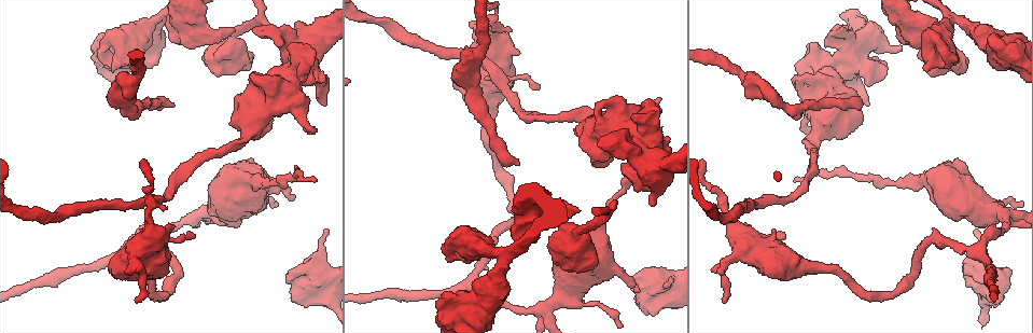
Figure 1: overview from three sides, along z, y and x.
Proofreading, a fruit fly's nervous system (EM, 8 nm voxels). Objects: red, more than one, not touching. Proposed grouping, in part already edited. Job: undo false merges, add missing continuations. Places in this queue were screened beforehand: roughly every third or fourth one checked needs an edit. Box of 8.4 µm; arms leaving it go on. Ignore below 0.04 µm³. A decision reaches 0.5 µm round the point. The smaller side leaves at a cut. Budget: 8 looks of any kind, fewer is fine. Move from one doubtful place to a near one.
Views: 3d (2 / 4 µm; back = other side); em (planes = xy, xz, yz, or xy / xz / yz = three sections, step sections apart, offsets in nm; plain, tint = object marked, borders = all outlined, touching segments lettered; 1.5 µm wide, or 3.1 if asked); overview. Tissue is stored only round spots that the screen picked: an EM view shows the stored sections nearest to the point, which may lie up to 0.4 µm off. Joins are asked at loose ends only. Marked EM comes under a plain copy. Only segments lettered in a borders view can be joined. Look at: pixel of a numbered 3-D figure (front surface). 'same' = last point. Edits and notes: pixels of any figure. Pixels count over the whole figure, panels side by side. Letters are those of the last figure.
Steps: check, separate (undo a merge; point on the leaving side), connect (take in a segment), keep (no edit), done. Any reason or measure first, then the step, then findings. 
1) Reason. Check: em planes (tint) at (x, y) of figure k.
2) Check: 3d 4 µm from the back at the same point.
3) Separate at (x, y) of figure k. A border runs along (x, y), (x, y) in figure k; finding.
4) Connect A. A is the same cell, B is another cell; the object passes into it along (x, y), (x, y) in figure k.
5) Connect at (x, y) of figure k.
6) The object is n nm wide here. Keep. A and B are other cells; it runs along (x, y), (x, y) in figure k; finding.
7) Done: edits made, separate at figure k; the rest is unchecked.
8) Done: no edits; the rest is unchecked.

Branch stops here. Check: em xy step 8 (borders) at (135, 301) of figure 1.

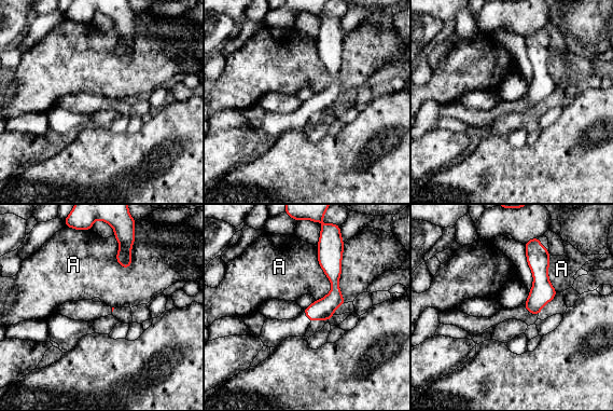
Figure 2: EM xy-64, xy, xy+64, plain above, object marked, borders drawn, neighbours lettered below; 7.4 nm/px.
Check: em planes (borders) at the same point.

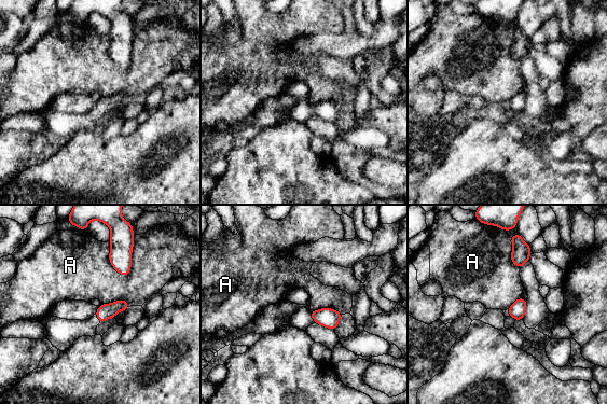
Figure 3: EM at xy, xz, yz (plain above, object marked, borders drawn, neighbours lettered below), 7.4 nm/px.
Keep. A is another cell; a border runs along (109, 244), (110, 264), (126, 276) in figure 3; none of them fits.

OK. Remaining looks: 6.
Check: 3d 4 µm at (254, 75) of figure 1.

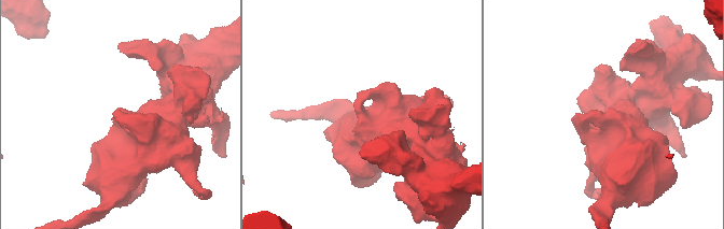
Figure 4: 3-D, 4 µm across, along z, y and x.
Shape alone is not enough. Check: em planes (borders) at (120, 112) of figure 4.

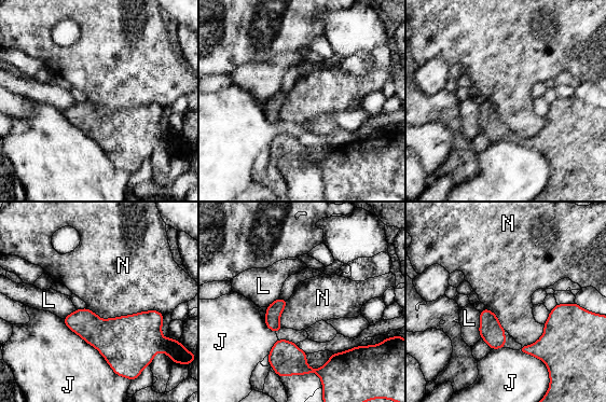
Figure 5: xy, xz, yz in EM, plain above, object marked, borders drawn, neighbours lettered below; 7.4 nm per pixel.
Keep. J, L and N are other cells; a border runs along (87, 307), (102, 319), (147, 312) in figure 5; no lettered segment goes on from it.

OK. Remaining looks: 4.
Stops while still wide. Check: em xy step 4 (borders) at (113, 69) of figure 1.

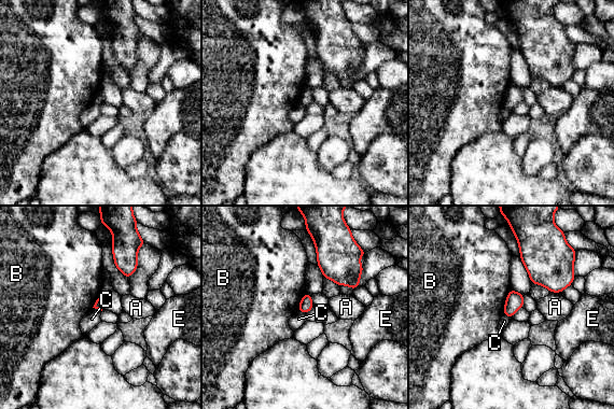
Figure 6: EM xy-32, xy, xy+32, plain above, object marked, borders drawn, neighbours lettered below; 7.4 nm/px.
Check: em planes (borders) at the same point.

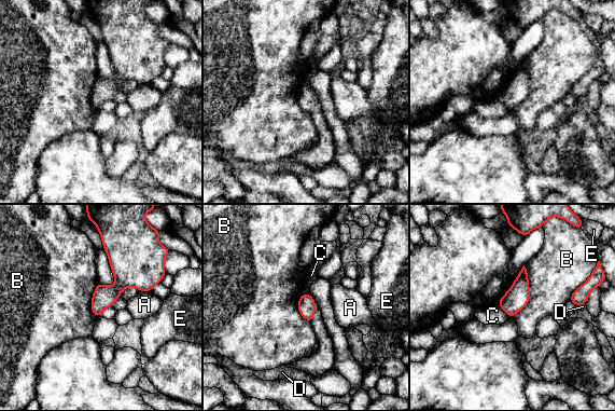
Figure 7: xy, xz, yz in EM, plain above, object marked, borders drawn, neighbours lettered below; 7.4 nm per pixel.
Keep. A, B, C, D and E are other cells; a border runs along (525, 265), (529, 301), (513, 317) in figure 7; none of them fits.

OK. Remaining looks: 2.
Done: no edits; the rest is unchecked.

